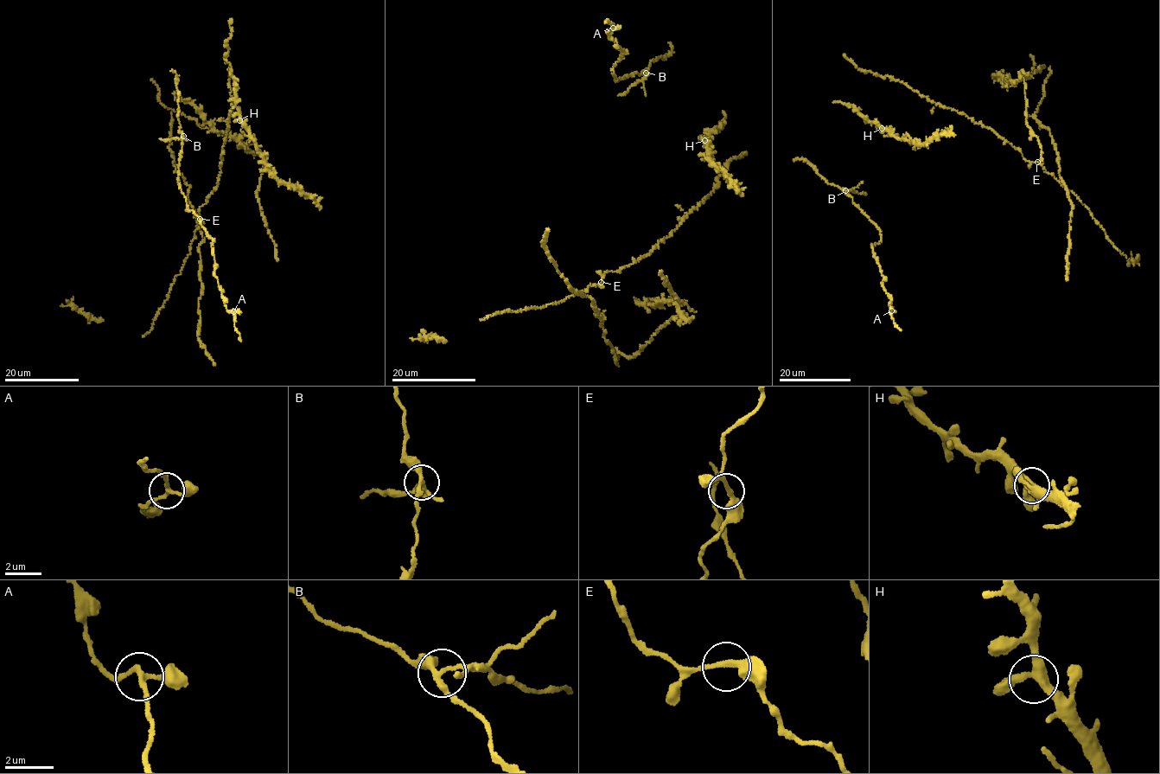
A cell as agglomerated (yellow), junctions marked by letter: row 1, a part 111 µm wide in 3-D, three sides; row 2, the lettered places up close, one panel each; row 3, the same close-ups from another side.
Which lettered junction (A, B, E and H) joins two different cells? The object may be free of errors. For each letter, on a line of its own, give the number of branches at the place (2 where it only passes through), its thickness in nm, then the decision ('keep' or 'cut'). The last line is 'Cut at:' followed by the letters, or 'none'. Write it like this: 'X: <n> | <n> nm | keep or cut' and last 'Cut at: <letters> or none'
A: 3 | 190 nm | keep
B: 3 | 200 nm | cut
E: 2 | 240 nm | keep
H: 3 | 340 nm | keep
Cut at: B

